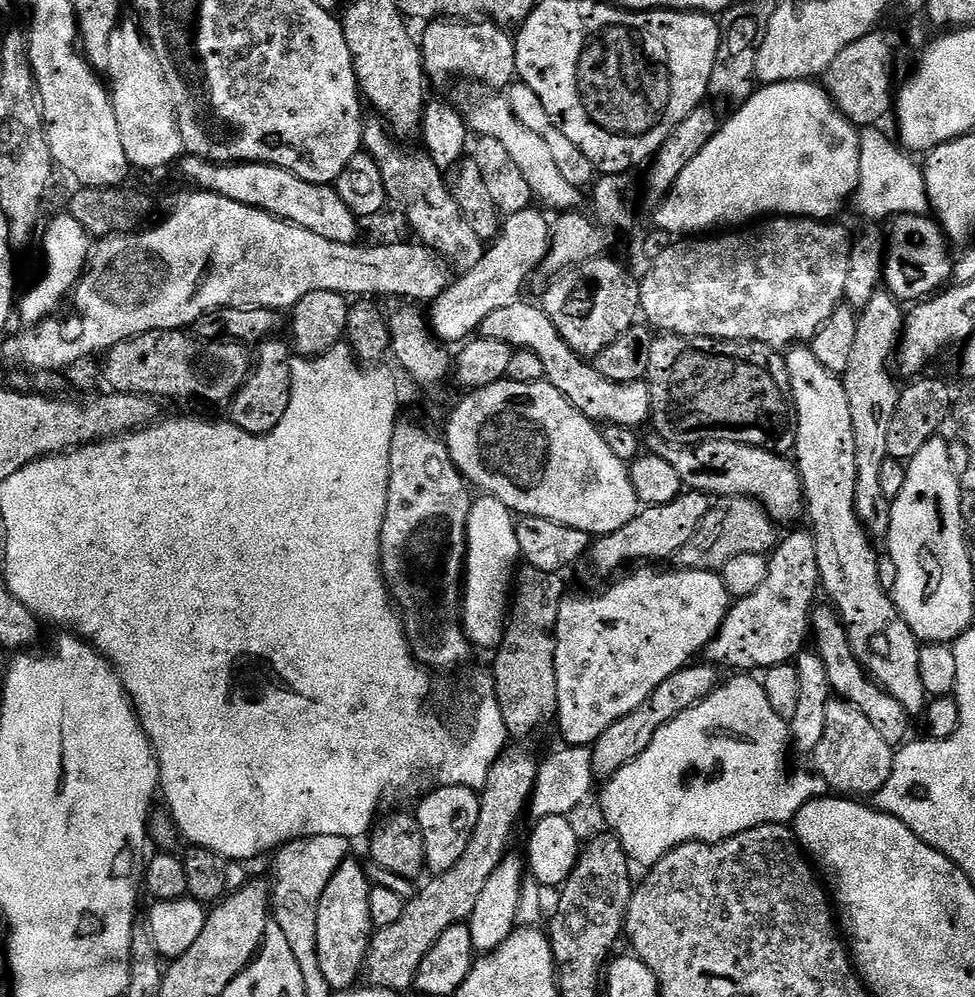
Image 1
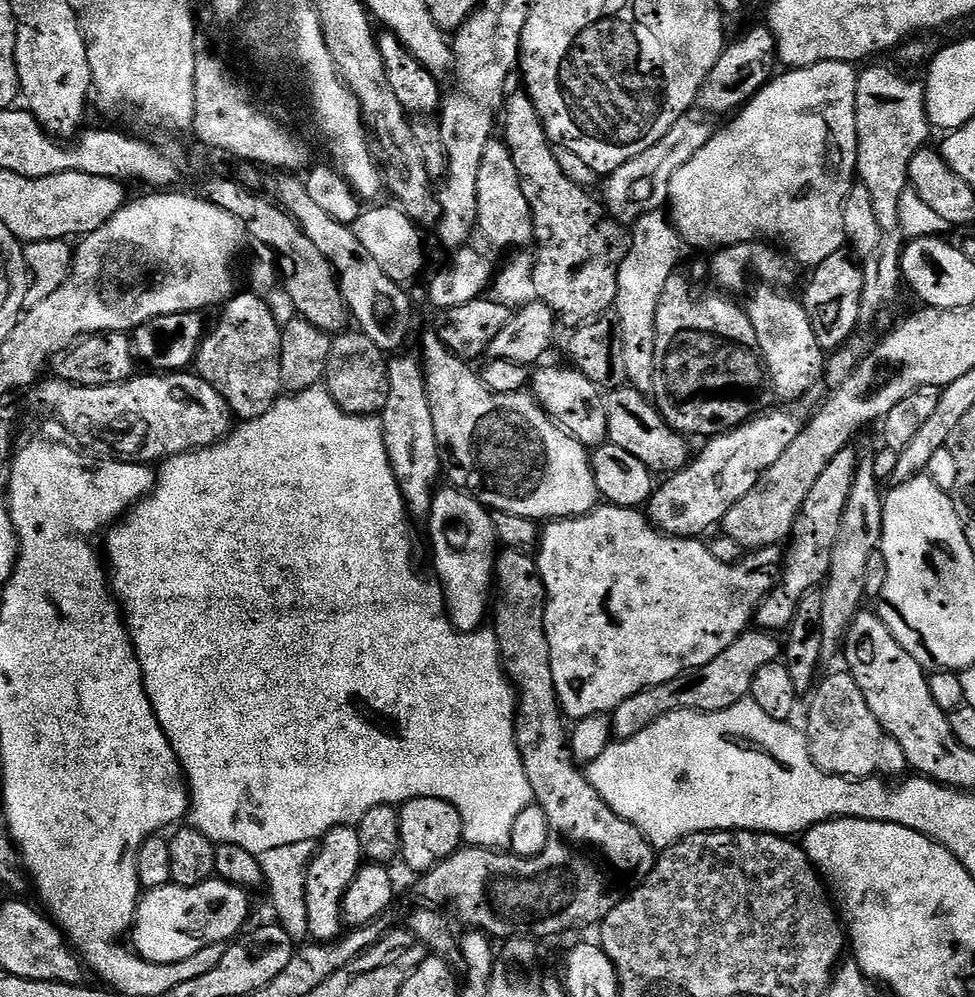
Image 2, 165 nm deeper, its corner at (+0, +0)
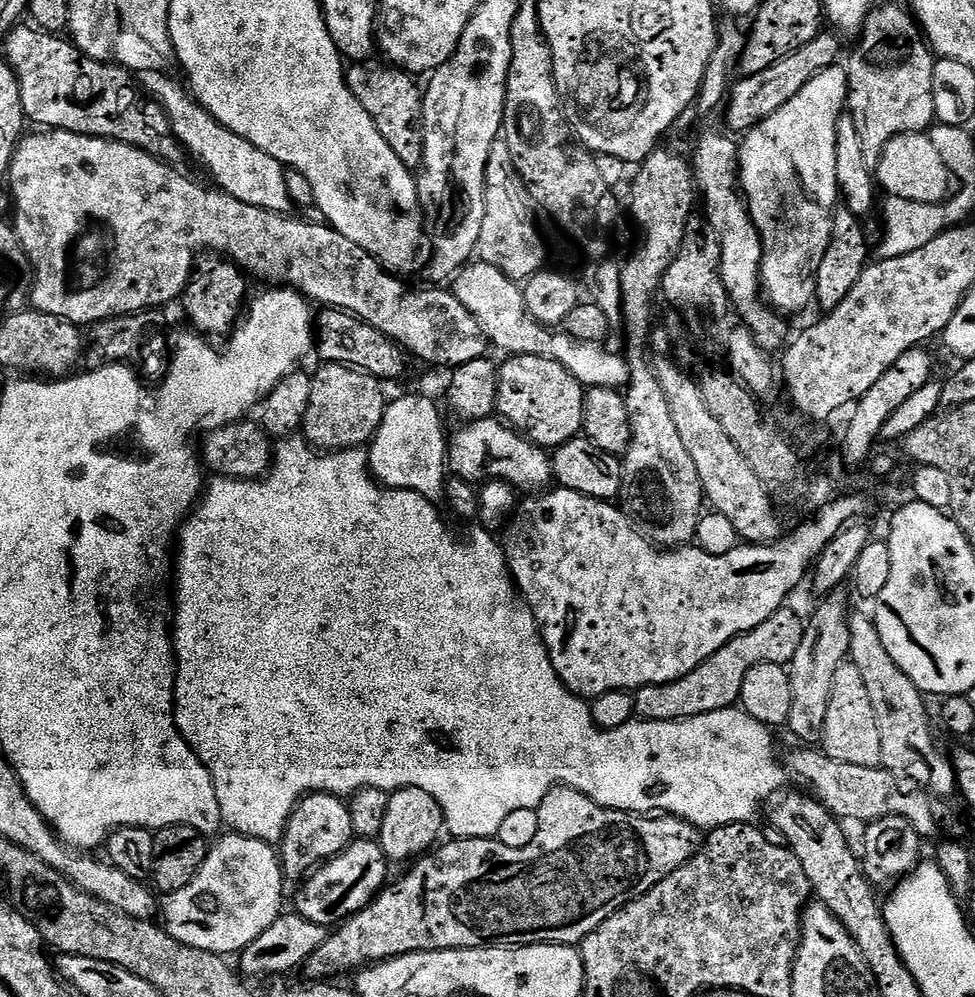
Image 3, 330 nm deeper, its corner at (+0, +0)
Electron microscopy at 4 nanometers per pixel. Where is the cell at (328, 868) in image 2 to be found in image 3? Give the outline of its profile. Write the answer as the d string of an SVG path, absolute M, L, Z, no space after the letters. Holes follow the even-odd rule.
M311 792L297 804L296 809L290 814L288 825L284 831L284 836L280 839L278 845L278 855L280 867L283 869L285 881L300 882L309 874L316 871L320 865L325 864L327 860L332 860L342 850L346 850L352 844L354 839L354 825L350 822L350 810L347 803L339 796L332 796L329 792Z

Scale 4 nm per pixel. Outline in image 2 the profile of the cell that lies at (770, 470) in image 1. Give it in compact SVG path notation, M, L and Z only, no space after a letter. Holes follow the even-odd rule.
M623 386L607 393L606 422L609 441L614 446L622 446L622 450L627 450L629 454L634 454L634 458L638 458L638 462L645 464L654 474L678 472L690 462L689 441L665 422L660 409L637 388Z

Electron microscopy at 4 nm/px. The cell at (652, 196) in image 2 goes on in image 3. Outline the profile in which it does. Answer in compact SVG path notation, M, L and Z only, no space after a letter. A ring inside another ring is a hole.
M821 31L820 35L814 38L814 42L809 42L802 46L802 50L782 58L782 62L774 62L774 66L762 70L762 74L737 79L731 85L726 101L727 131L732 134L747 134L754 126L770 118L774 110L782 110L782 106L786 106L786 102L790 102L790 98L794 98L794 94L798 94L798 90L802 90L802 86L806 86L810 78L822 74L822 70L833 67L839 61L836 60L840 56L839 39L841 40L841 37L835 31Z

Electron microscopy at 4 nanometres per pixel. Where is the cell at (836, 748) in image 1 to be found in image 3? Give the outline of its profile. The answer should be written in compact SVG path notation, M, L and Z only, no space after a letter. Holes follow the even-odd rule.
M846 662L834 673L834 690L830 694L830 706L826 709L826 730L822 741L825 756L838 762L850 762L850 766L877 767L882 758L882 738L878 735L878 718L874 718L874 705L859 672L858 666Z

